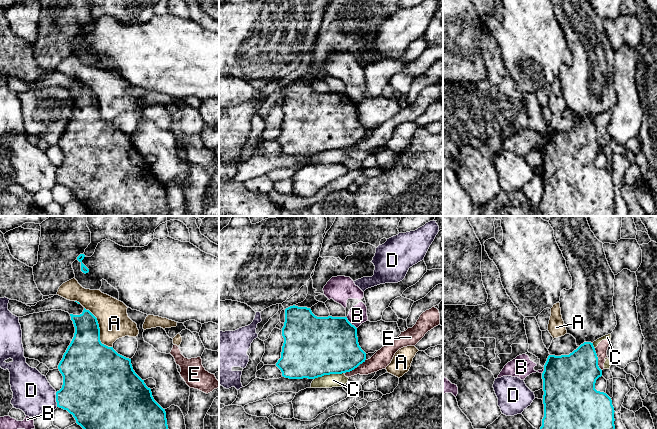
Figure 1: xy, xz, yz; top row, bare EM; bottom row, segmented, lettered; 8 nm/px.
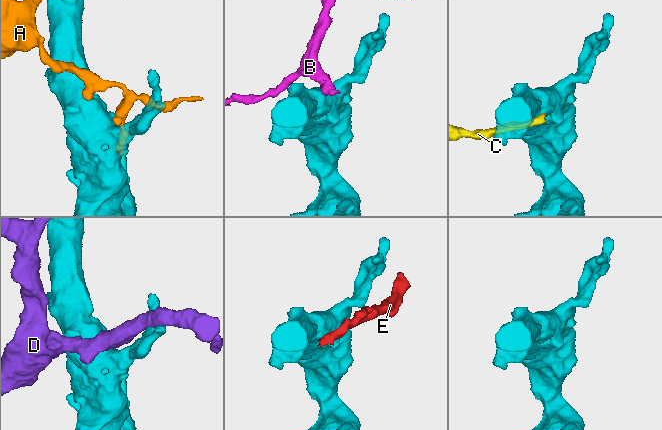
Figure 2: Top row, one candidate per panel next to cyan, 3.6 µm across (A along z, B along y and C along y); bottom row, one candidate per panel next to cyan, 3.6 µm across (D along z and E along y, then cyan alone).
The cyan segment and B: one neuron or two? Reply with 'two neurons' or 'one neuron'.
two neurons

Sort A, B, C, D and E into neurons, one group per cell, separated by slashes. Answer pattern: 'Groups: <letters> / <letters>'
Groups: A / B / C E / D

